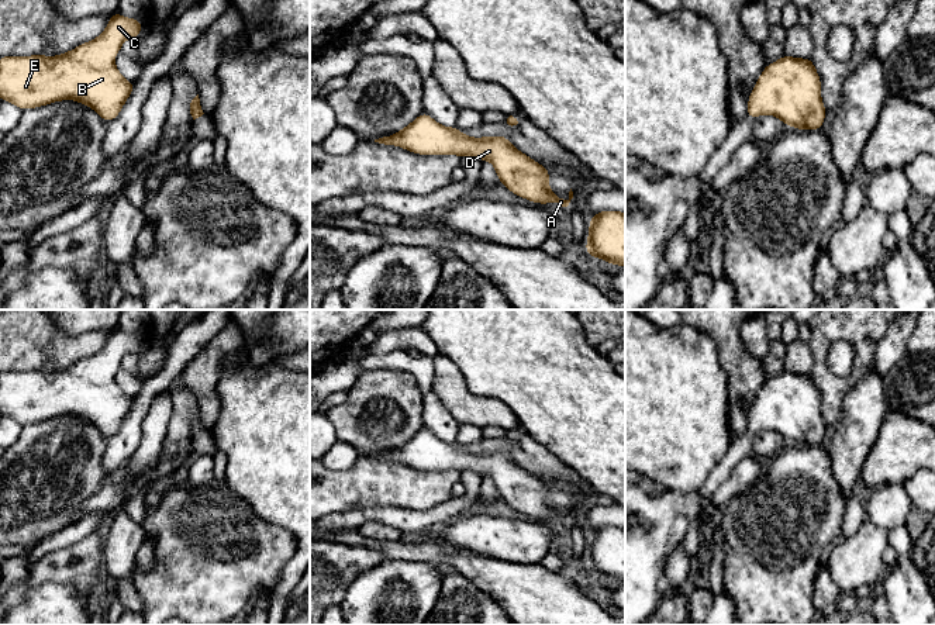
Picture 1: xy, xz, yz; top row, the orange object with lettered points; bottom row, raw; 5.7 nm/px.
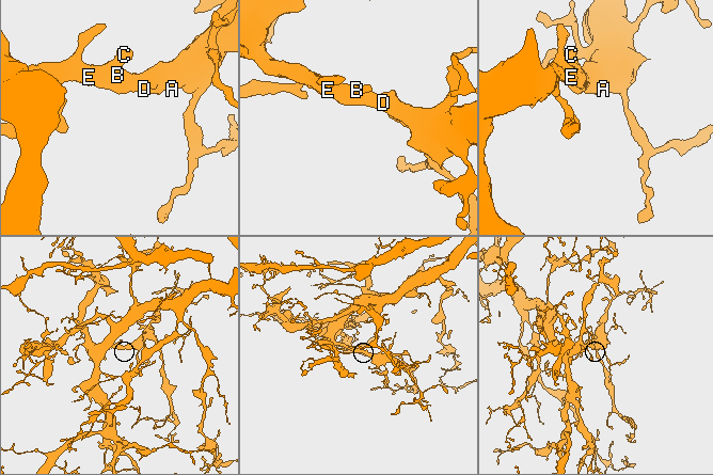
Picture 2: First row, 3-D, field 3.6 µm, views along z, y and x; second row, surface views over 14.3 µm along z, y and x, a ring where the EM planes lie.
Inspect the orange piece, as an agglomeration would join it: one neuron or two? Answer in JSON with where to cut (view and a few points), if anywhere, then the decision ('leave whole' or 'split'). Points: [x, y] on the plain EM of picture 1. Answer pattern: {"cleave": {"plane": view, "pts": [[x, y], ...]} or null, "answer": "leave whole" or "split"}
{"cleave": null, "answer": "leave whole"}

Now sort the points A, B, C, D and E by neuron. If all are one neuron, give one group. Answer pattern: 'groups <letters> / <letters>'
groups A B C D E

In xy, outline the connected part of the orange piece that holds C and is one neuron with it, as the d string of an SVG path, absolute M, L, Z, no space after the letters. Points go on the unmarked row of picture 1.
M113 328L104 348L69 367L46 372L1 372L0 373L0 414L18 424L28 425L61 415L75 415L97 427L107 439L115 435L127 414L135 404L115 383L114 373L127 353L138 355L144 338Z

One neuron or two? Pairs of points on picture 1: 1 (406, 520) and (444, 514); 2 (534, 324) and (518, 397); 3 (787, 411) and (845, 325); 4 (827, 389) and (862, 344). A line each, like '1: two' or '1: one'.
1: one
2: one
3: two
4: one

